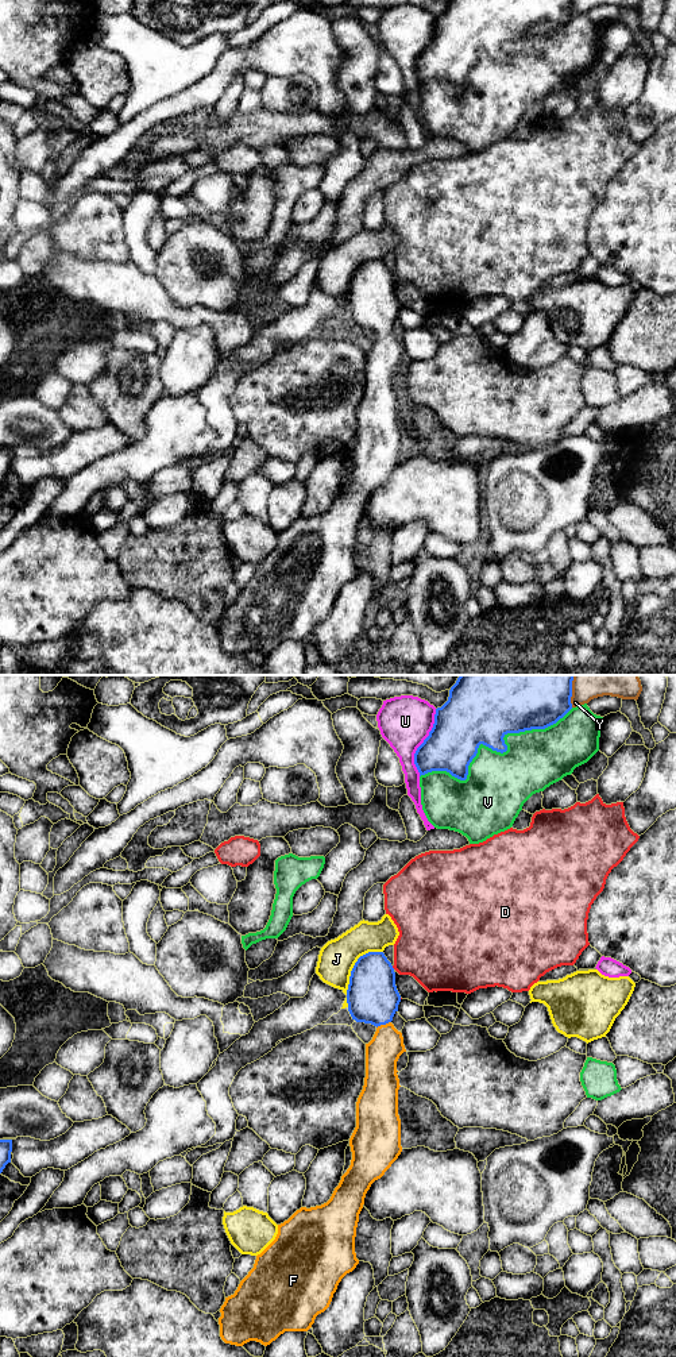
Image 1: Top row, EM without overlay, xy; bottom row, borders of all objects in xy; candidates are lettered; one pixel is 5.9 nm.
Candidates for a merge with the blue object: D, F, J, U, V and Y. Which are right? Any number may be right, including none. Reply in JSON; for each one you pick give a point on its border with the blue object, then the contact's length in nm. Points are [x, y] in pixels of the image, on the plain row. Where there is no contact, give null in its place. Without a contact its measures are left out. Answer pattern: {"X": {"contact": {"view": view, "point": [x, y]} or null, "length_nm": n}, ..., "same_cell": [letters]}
{"F": {"contact": {"view": "xy", "point": [383, 332]}, "length_nm": 100}, "same_cell": ["F"]}

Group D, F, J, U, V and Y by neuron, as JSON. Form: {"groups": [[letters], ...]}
{"groups": [["D"], ["F"], ["J"], ["U"], ["V"], ["Y"]]}

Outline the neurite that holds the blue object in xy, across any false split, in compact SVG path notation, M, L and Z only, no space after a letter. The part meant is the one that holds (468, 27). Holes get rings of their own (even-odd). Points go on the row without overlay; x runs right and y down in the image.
M449 0L448 9L436 18L429 45L417 57L414 73L421 84L447 80L466 89L468 74L480 53L497 61L506 61L503 46L532 38L545 38L556 32L571 18L572 0Z

